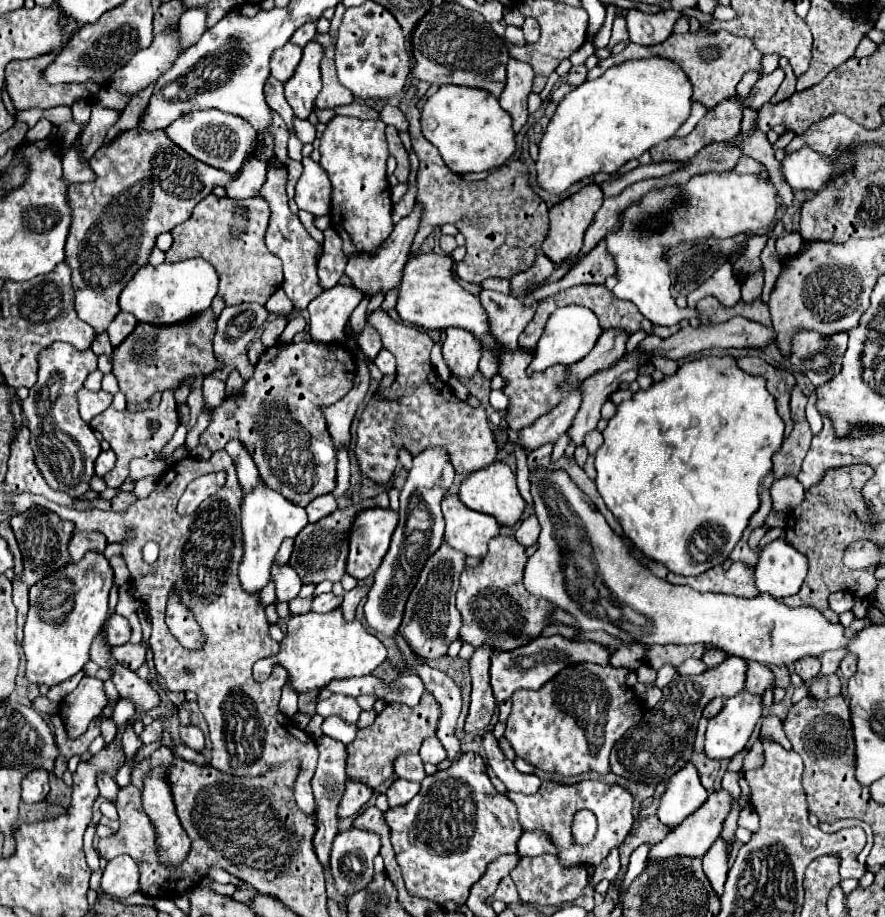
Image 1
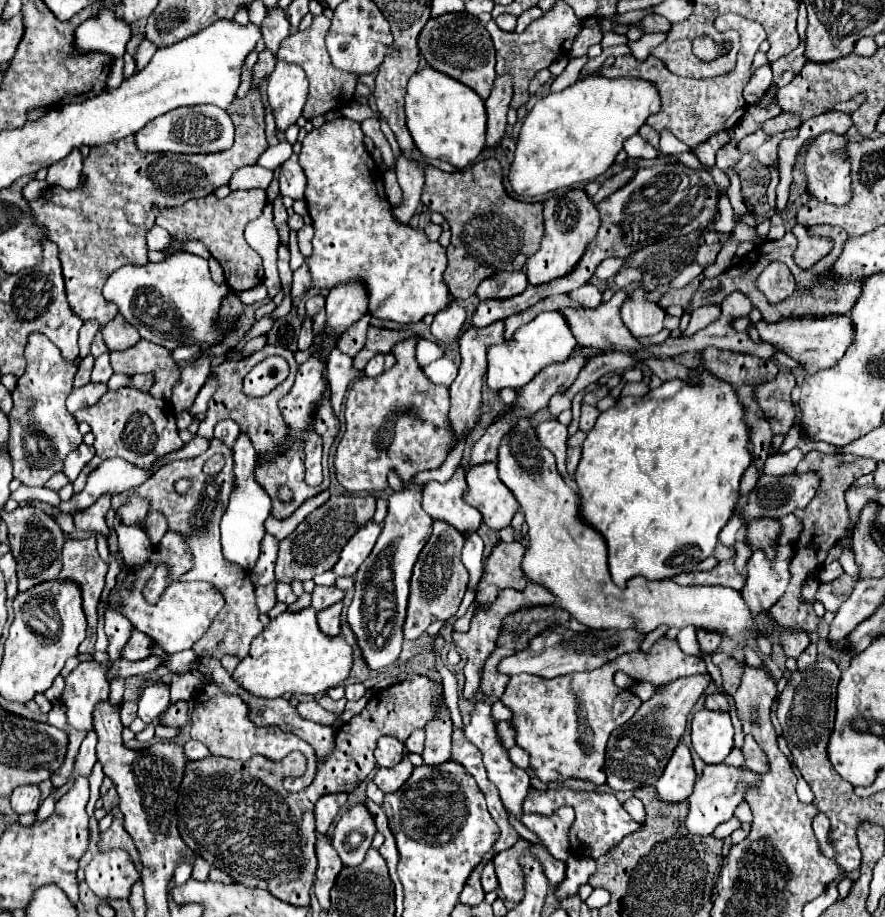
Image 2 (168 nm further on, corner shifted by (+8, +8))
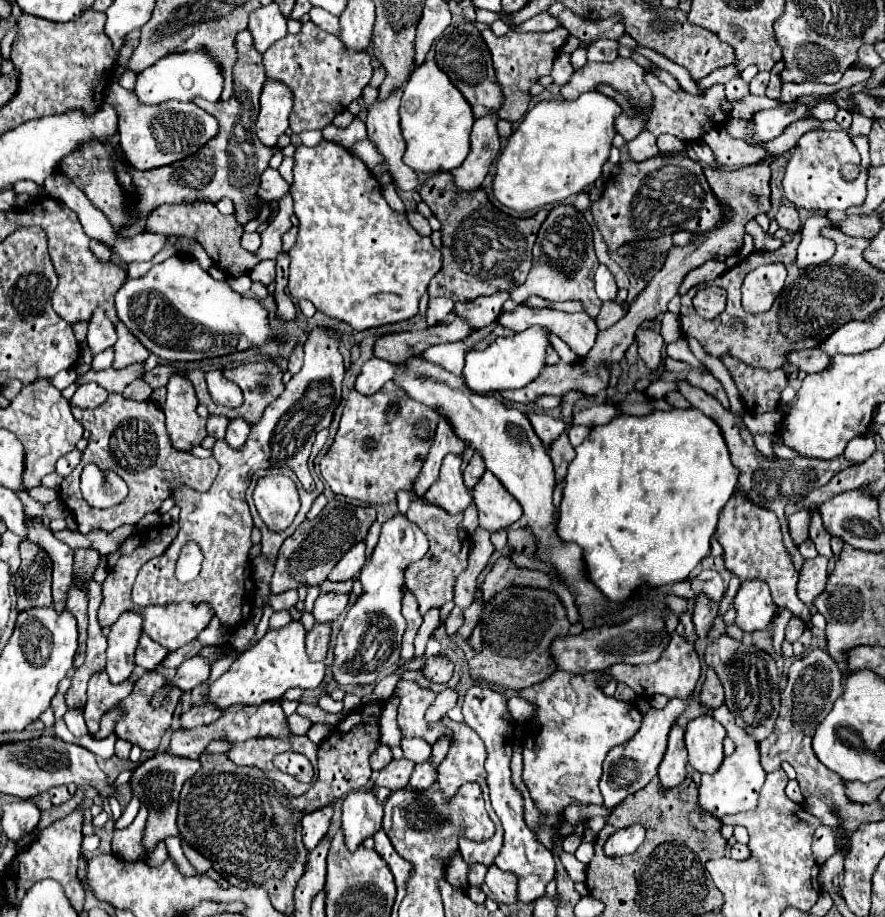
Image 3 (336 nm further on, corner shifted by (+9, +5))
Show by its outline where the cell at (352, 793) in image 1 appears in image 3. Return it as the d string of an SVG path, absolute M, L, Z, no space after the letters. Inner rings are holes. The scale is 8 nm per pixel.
M328 805L314 813L306 813L306 817L302 817L302 821L300 821L302 841L308 851L312 851L320 843L320 839L328 833L330 817L332 817L332 807L328 807Z

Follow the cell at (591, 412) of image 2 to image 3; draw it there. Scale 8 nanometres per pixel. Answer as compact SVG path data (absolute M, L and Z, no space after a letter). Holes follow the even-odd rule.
M476 453L474 457L472 457L472 461L466 465L466 469L464 469L464 485L468 487L468 489L472 489L478 481L480 481L480 477L484 475L484 471L486 471L486 467L484 467L484 461L480 459L480 455Z

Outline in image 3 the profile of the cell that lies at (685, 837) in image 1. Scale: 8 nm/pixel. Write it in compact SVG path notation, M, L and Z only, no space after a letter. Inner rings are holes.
M722 705L722 707L714 709L714 711L712 711L712 717L722 723L722 727L724 727L726 733L728 733L728 737L730 737L730 739L734 741L734 745L736 745L734 753L728 755L728 757L724 757L720 769L718 769L714 775L702 775L702 783L700 783L700 789L698 789L698 791L700 791L700 807L702 807L706 813L710 813L710 815L722 819L722 817L726 817L726 815L730 815L730 813L750 811L750 809L756 807L756 803L758 803L758 793L760 793L760 789L762 789L762 785L764 785L766 773L764 773L764 769L762 769L762 765L760 765L758 741L756 741L754 737L750 737L748 733L744 733L744 729L740 729L740 727L734 723L734 717L730 715L728 707Z

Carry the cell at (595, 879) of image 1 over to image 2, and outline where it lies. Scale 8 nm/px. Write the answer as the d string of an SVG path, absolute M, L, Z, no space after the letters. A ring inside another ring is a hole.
M573 856L567 858L567 874L565 874L565 880L563 884L555 890L557 898L567 898L571 894L575 894L575 890L581 886L581 884L587 884L591 874L595 872L595 860L593 858L587 858L587 856Z

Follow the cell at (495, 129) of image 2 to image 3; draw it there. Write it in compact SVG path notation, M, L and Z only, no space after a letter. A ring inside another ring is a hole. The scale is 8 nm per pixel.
M496 113L482 117L474 123L470 133L470 153L466 161L452 171L454 183L460 191L474 191L482 185L484 177L488 175L490 165L500 155L500 139L496 131Z

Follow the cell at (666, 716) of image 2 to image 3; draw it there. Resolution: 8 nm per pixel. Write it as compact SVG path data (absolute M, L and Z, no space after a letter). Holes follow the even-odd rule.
M670 699L664 709L660 709L660 711L650 709L648 715L644 715L640 731L630 741L626 741L620 747L614 747L608 753L608 757L604 761L604 775L600 779L600 791L602 791L602 797L604 797L602 805L606 809L618 807L630 793L636 793L638 789L646 787L650 783L650 779L658 773L658 765L660 765L660 761L664 757L664 751L666 751L668 731L676 723L676 717L686 709L688 701L690 699L686 699L686 701Z

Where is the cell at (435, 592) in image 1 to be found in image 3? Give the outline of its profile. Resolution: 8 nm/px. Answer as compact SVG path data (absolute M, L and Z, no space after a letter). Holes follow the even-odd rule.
M424 499L412 501L406 517L414 525L418 525L430 541L428 553L420 561L410 563L406 567L406 587L416 595L420 613L426 615L426 611L430 607L442 607L446 601L452 601L454 581L462 571L466 571L466 559L470 553L470 535L466 533L464 525L462 525L462 513L450 515L450 513L438 509L438 505L430 505Z

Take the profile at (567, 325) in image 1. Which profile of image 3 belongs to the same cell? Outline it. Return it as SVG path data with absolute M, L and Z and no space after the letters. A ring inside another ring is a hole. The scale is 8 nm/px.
M530 327L512 337L494 339L484 351L468 351L466 365L462 371L466 385L472 391L484 393L484 395L494 391L504 391L504 389L520 389L528 385L544 369L544 357L548 349L546 333L548 331L542 327Z

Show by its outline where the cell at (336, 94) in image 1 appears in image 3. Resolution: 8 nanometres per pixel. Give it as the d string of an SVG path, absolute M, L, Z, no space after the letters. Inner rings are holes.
M312 21L304 23L296 35L286 35L284 39L276 41L262 57L266 77L268 79L282 79L282 83L292 91L294 109L290 115L290 129L292 133L302 133L308 129L322 131L326 125L332 123L334 115L342 113L350 101L362 95L362 89L368 85L372 77L370 55L350 53L342 41Z

